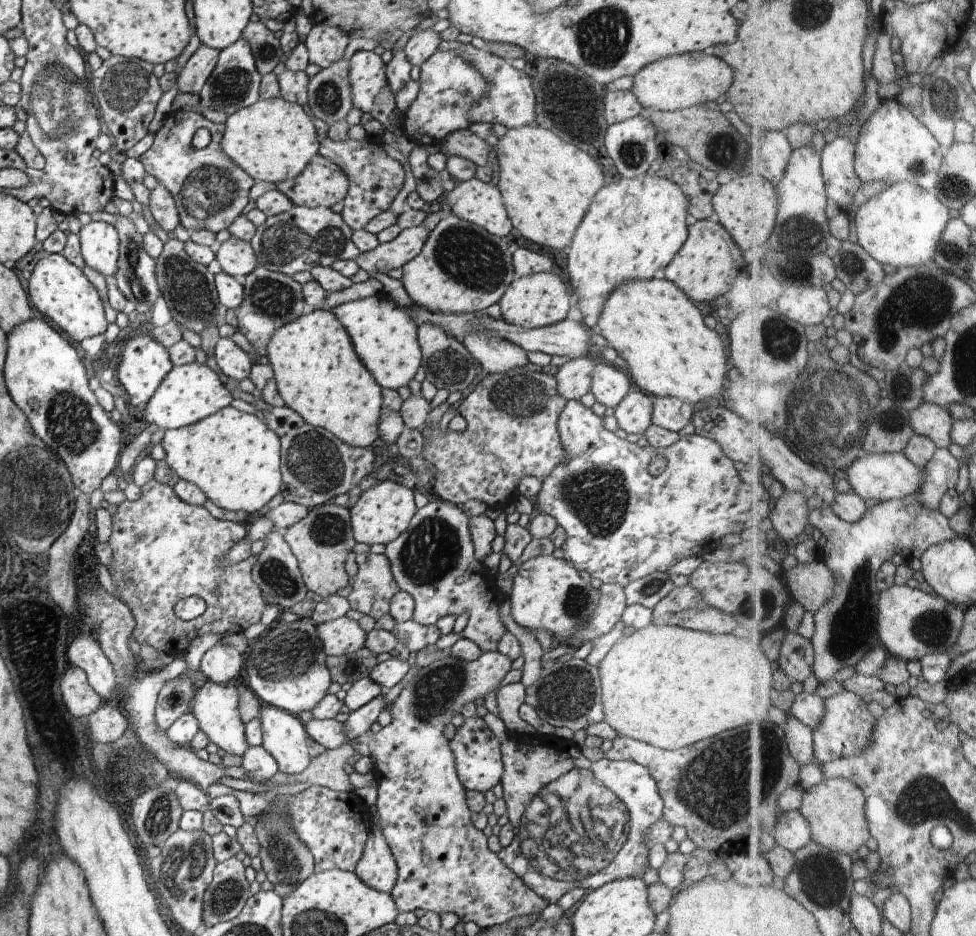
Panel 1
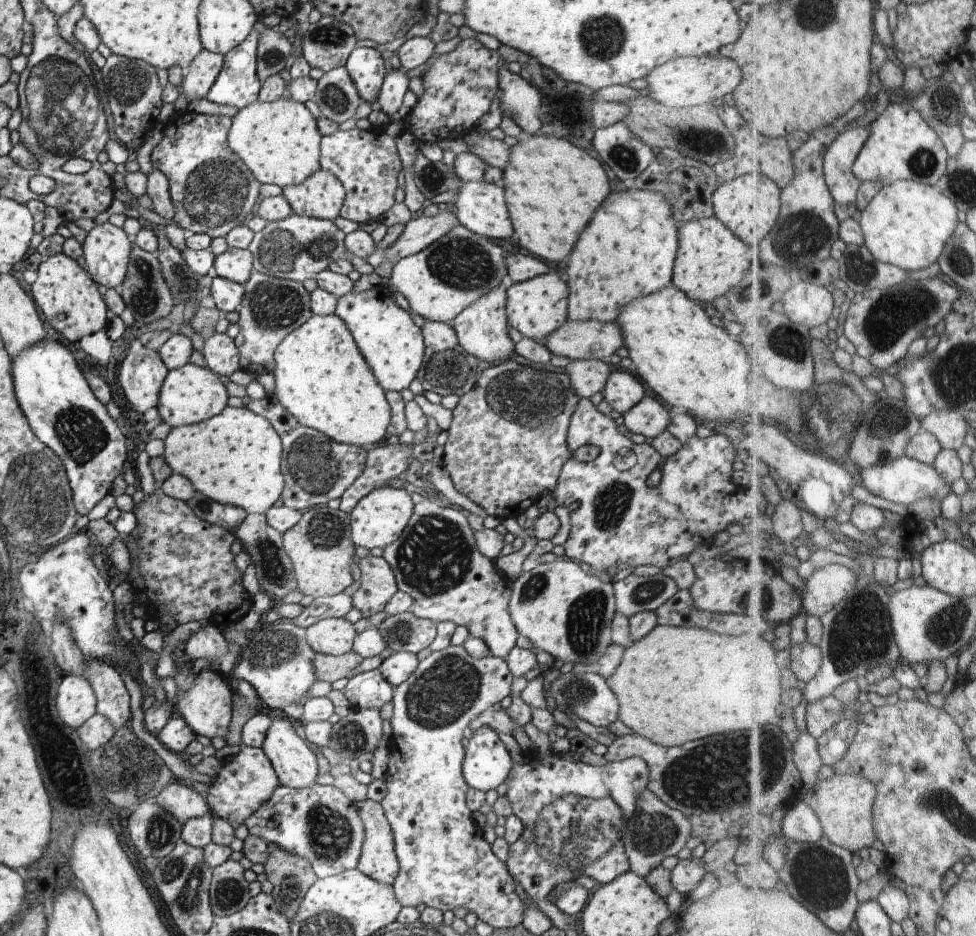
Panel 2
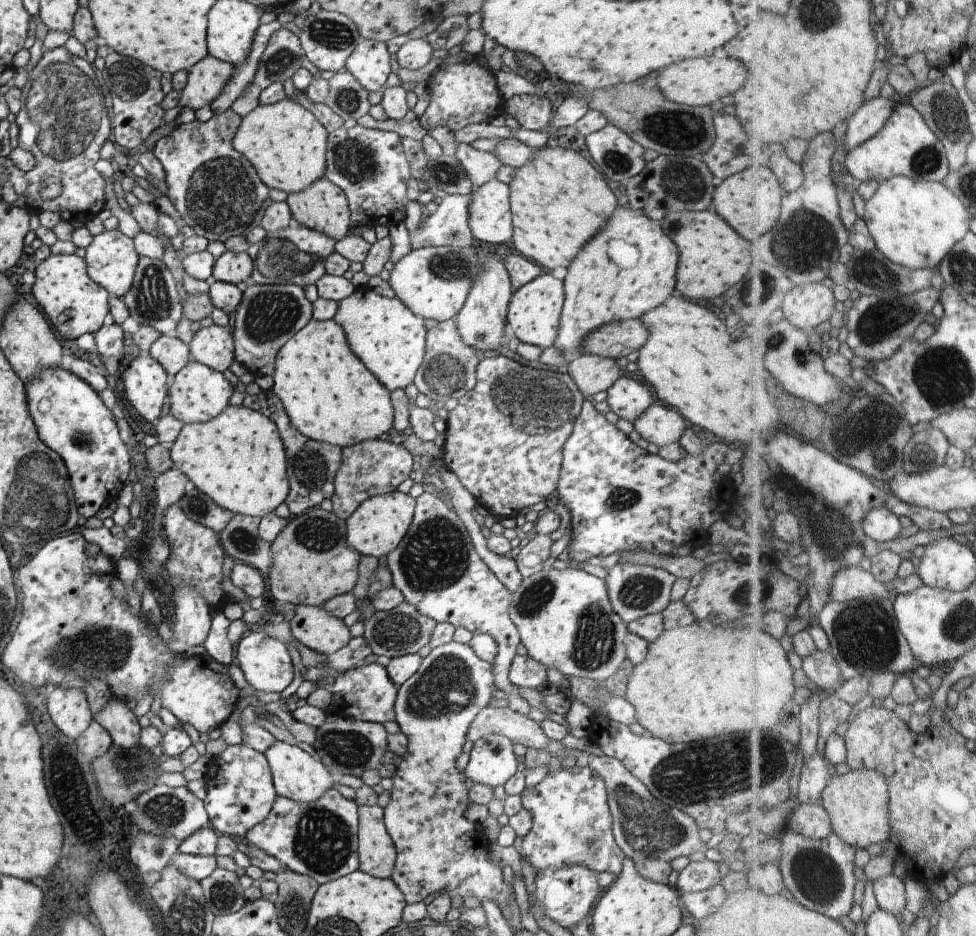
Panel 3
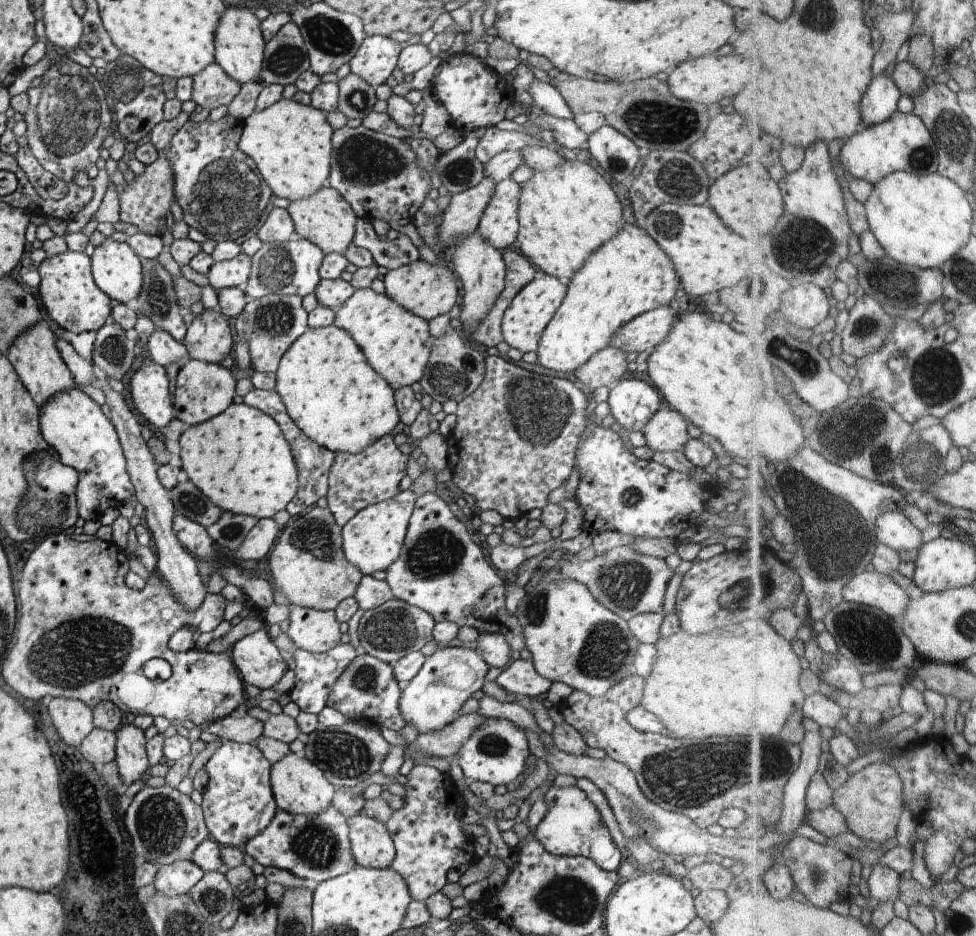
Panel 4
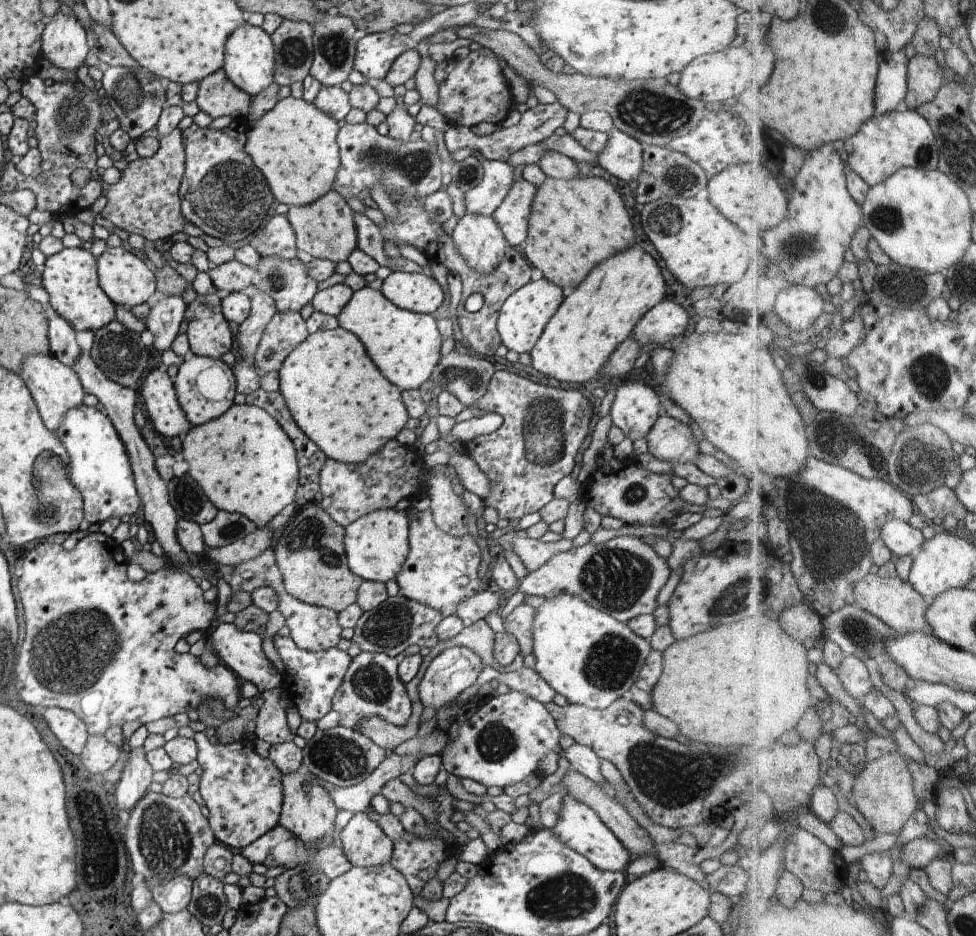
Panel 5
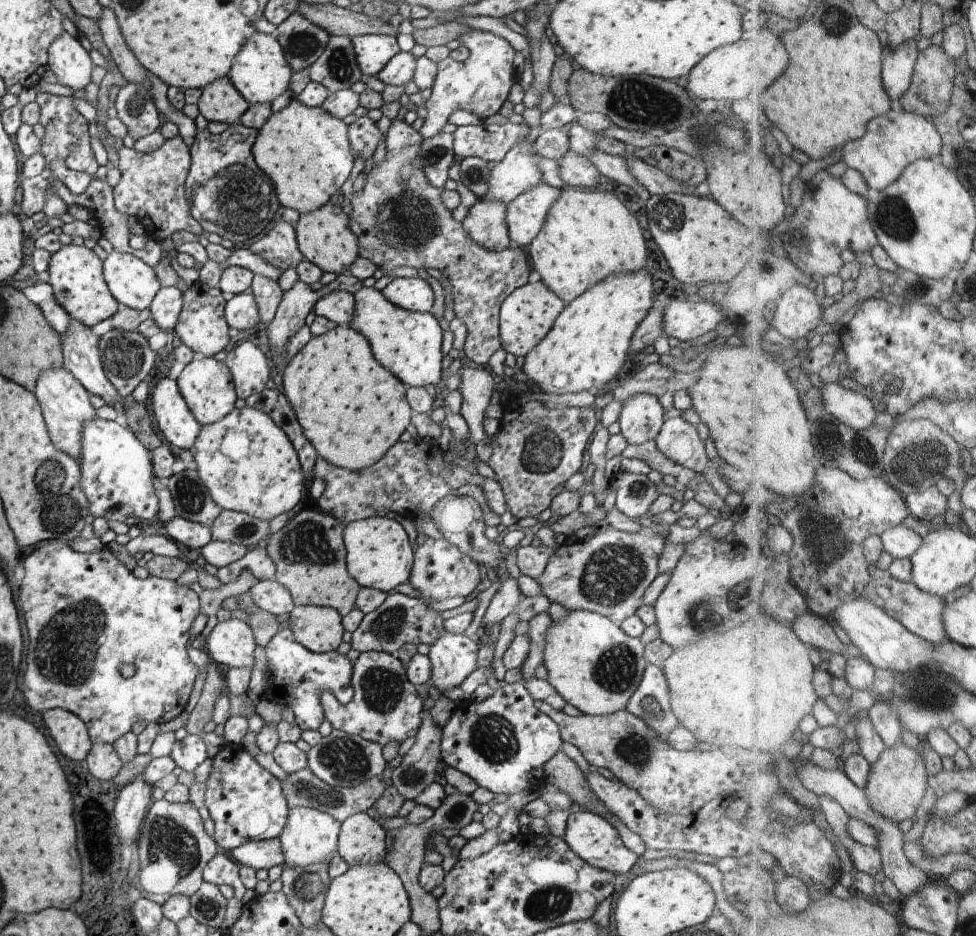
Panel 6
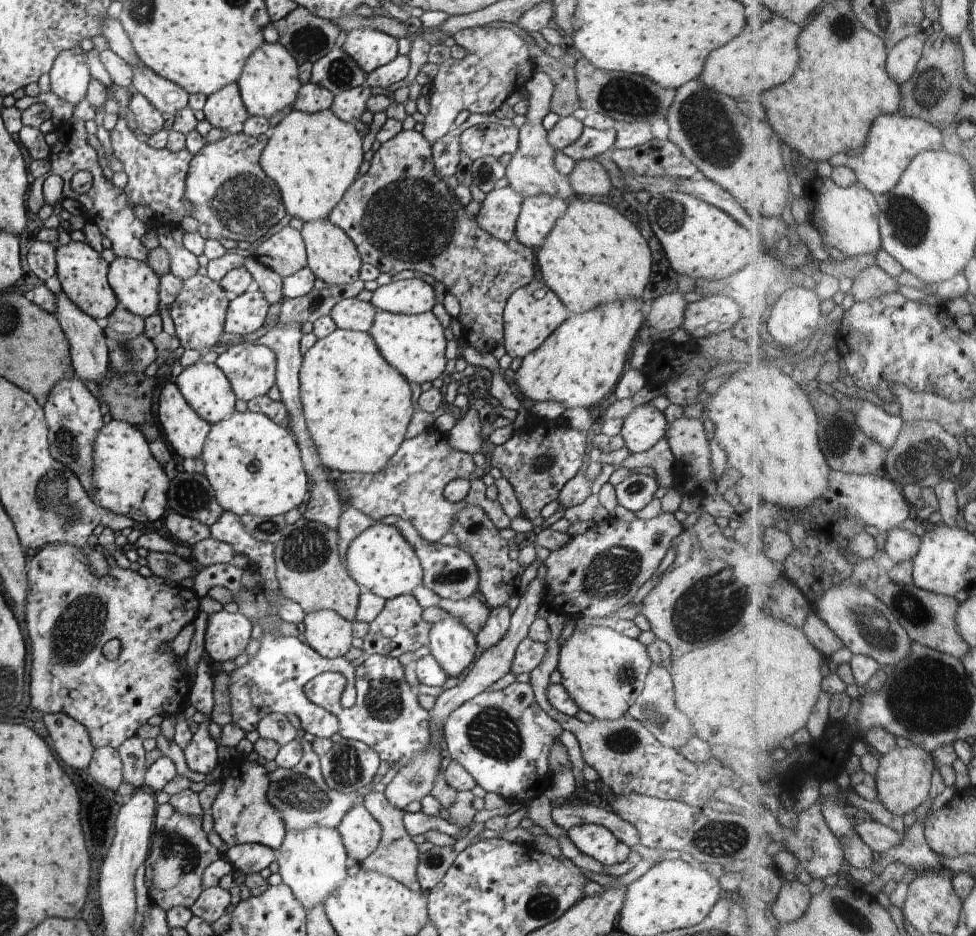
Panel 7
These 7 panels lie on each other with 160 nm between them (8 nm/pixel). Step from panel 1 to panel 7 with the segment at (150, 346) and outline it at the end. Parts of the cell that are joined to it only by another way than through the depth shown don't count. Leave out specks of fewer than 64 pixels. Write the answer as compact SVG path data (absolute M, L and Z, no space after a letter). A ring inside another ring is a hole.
M166 383L162 388L158 406L158 423L174 452L184 459L201 456L211 424L194 412L175 383Z

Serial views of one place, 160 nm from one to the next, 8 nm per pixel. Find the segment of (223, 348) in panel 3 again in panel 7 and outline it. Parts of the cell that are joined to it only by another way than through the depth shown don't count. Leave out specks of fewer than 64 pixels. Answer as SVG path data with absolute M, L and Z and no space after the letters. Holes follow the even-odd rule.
M194 275L183 282L182 290L170 308L171 318L175 324L175 335L185 349L197 350L200 356L214 349L224 334L227 306L225 290L207 276Z

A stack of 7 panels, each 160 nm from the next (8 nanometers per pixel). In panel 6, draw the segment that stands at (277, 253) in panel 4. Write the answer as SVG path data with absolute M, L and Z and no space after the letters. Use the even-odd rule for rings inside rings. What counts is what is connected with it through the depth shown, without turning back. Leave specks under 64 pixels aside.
M300 279L294 282L292 288L283 291L283 297L266 332L272 352L272 368L277 379L281 378L285 366L293 357L285 350L288 339L305 324L306 316L315 308L318 299L317 291Z

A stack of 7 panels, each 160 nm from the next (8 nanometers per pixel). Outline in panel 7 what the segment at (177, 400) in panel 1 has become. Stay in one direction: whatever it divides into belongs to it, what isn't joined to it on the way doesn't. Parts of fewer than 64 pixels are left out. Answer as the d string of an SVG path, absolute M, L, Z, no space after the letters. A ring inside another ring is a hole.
M196 361L185 368L175 385L194 412L208 424L216 424L236 411L236 397L228 377L216 363Z

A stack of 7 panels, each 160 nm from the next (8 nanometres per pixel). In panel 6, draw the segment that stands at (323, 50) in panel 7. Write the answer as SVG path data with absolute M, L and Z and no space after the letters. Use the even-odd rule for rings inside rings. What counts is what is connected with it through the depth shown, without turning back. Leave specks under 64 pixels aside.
M296 12L292 13L287 19L284 19L282 24L279 24L274 34L284 51L284 56L288 66L293 73L300 72L308 66L312 66L317 58L320 58L320 53L324 50L330 35L323 28L312 24L306 17Z

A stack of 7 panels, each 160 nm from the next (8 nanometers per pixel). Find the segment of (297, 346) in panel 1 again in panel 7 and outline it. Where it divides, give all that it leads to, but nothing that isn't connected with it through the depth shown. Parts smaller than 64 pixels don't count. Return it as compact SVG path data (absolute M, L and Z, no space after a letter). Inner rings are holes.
M337 328L334 332L328 334L324 338L317 339L314 346L303 354L299 372L299 395L301 405L303 406L304 420L310 433L313 445L316 447L316 452L320 457L320 462L327 470L339 470L340 473L375 473L376 471L385 469L389 458L396 454L400 448L401 442L406 439L406 428L412 420L412 414L416 411L417 406L412 403L412 392L409 382L404 378L396 368L390 366L380 354L374 339L364 331L353 331L348 329Z

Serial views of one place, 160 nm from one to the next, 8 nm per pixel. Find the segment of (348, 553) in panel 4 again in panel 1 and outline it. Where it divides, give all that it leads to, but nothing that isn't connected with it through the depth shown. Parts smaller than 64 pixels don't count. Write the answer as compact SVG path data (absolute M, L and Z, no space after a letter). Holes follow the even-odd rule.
M390 480L380 481L366 492L362 492L358 502L348 508L353 536L356 543L368 545L388 545L392 540L400 537L410 525L417 512L414 501L415 490L408 489L402 484Z

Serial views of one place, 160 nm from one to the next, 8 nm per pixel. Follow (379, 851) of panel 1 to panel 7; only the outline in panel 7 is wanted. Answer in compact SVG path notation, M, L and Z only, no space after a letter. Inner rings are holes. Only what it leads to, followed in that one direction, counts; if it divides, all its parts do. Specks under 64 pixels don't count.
M364 803L351 808L337 827L348 856L362 864L381 841L380 823L370 814Z

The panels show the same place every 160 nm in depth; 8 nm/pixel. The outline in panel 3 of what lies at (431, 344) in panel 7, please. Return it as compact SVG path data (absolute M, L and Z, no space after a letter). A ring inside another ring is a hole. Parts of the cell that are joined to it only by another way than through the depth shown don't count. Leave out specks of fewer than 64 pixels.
M360 287L338 303L333 319L345 332L356 357L392 393L413 384L426 351L425 320L414 315L398 298L386 298Z

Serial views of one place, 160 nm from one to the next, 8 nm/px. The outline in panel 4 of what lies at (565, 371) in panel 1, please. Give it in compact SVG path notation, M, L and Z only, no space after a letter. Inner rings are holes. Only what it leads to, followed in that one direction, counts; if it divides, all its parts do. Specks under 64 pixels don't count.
M610 346L593 354L574 370L578 385L590 393L596 388L610 386L620 381L628 368L625 356L626 353L623 350Z

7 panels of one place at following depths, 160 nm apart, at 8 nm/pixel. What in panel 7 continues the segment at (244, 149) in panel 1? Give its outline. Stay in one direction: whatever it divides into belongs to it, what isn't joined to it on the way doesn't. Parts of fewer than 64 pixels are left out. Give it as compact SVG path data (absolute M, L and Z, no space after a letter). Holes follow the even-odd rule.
M292 109L272 130L266 146L259 156L260 166L278 185L285 211L290 216L301 218L304 223L326 218L331 210L342 200L348 187L356 180L364 150L362 134L354 124L341 121L330 109L307 113Z

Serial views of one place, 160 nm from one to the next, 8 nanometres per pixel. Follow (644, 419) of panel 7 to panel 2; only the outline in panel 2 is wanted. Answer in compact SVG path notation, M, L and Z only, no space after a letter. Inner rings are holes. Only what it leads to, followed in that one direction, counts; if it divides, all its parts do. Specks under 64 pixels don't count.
M618 369L608 376L608 382L601 393L604 401L621 415L632 410L646 394L638 379Z

